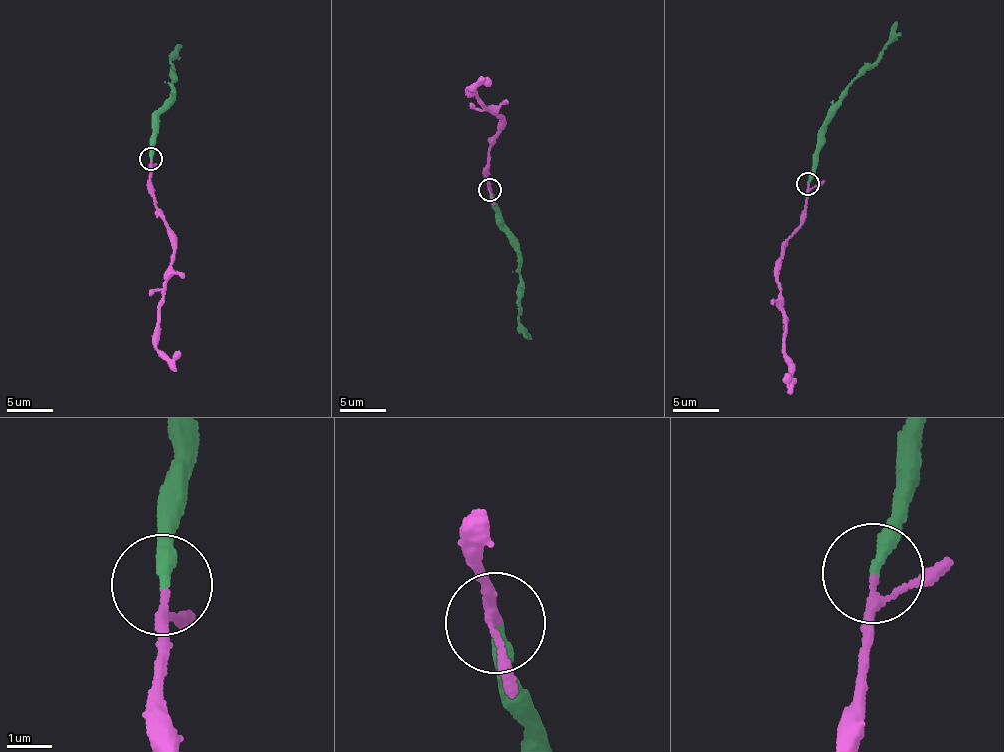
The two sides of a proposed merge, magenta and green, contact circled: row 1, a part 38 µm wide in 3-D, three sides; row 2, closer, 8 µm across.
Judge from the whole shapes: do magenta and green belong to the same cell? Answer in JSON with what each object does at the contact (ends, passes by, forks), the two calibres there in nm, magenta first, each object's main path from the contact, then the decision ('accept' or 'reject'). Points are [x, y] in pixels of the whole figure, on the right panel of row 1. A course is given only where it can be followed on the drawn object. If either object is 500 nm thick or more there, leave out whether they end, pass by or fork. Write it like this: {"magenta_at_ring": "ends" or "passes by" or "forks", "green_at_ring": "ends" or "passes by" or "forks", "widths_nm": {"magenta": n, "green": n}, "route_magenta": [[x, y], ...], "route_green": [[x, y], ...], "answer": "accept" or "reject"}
{"magenta_at_ring": "passes by", "green_at_ring": "ends", "widths_nm": {"magenta": 160, "green": 280}, "route_magenta": [[807, 185], [805, 221], [788, 239], [779, 258], [785, 360], [790, 368], [790, 393]], "route_green": [[807, 183], [818, 153], [818, 132], [841, 92], [883, 50], [896, 21]], "answer": "accept"}

